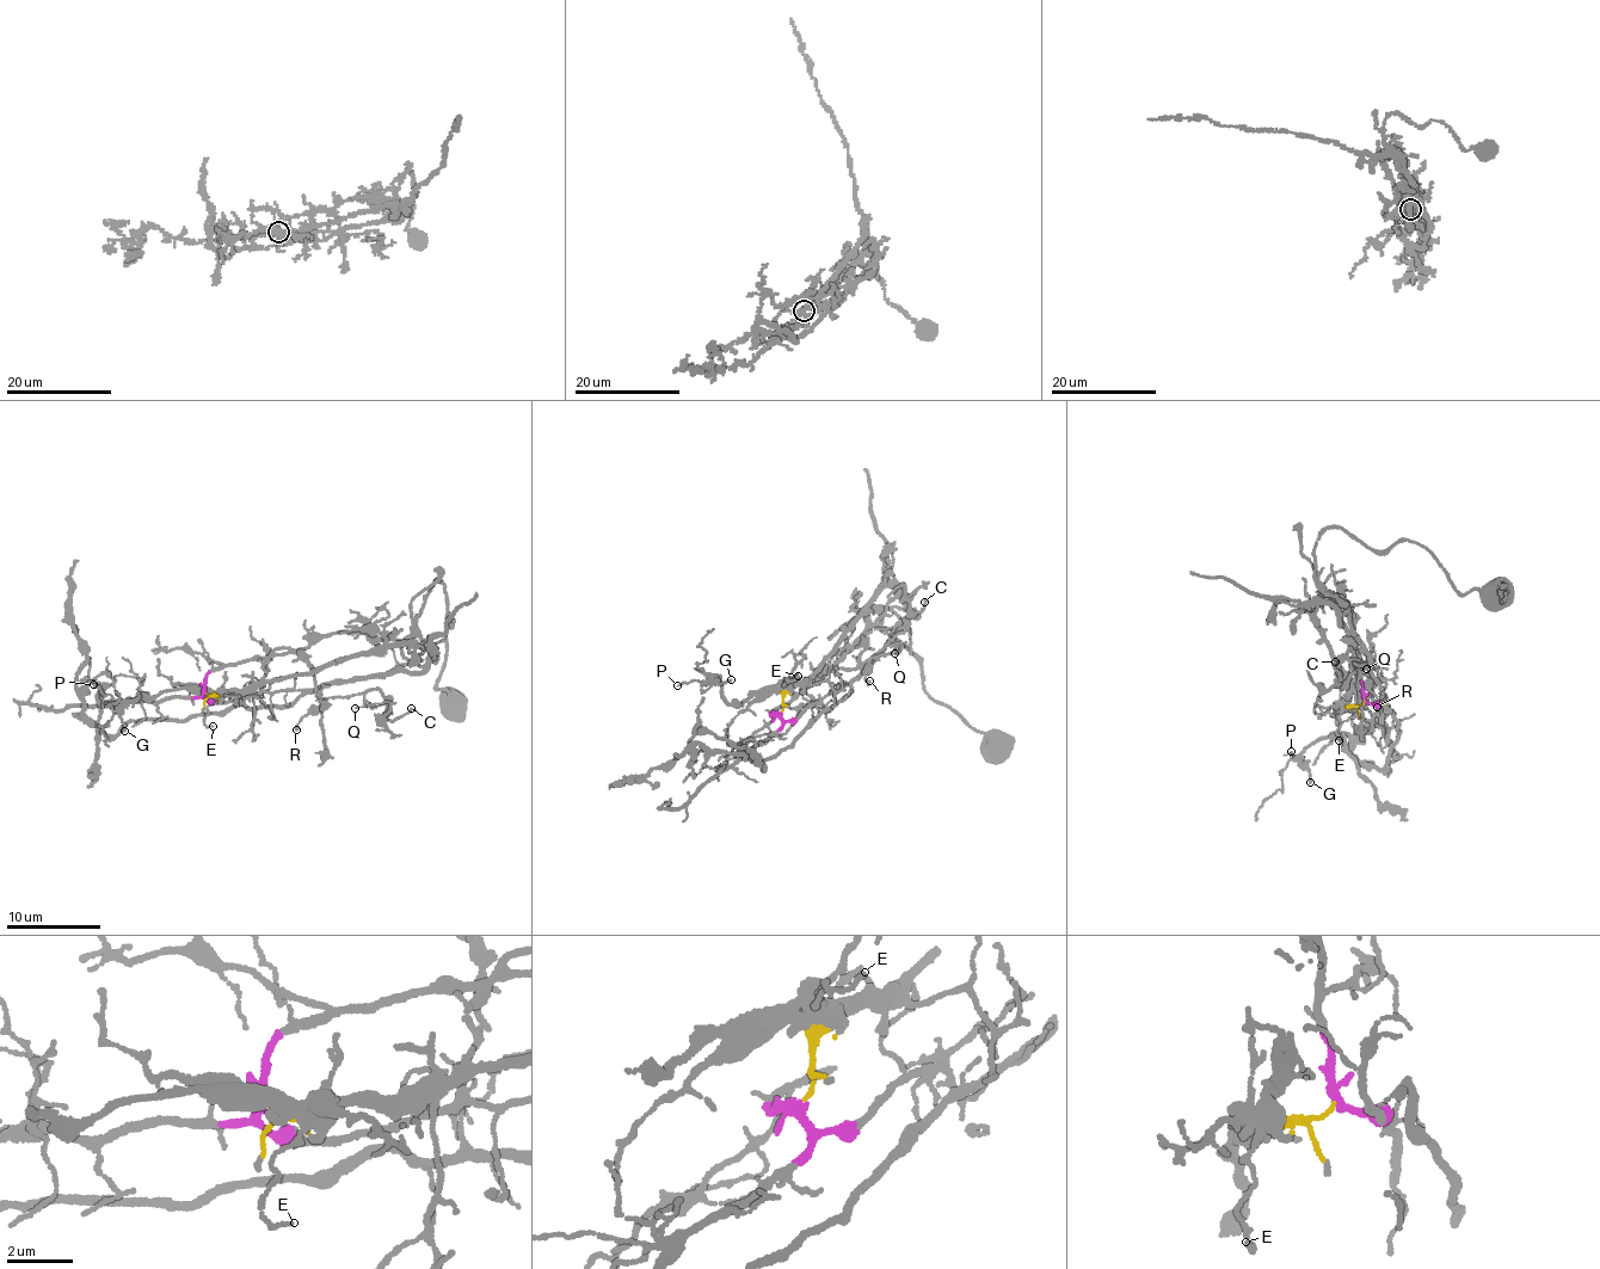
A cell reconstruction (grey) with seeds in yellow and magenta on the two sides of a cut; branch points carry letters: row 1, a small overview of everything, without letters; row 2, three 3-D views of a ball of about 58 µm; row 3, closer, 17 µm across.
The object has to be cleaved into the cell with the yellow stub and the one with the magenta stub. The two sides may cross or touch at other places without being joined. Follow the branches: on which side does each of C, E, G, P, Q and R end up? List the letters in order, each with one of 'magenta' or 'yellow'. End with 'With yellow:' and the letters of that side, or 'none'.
C: magenta
E: yellow
G: yellow
P: yellow
Q: magenta
R: magenta
With yellow: E, G, P

